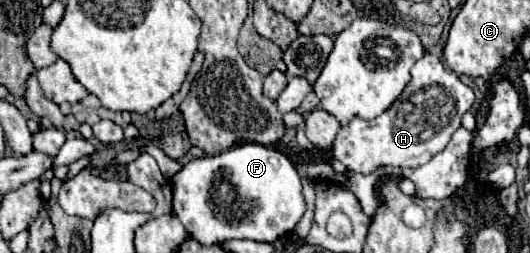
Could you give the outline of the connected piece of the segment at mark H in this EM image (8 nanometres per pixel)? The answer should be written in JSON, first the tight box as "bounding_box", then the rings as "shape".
{"bounding_box":[332,53,474,175],"shape":[[[426,53],[416,61],[410,73],[412,81],[382,115],[370,121],[354,117],[350,123],[340,127],[332,145],[332,155],[346,169],[368,175],[380,165],[420,167],[448,145],[454,131],[460,127],[462,115],[474,105],[474,91],[432,53]]]}

